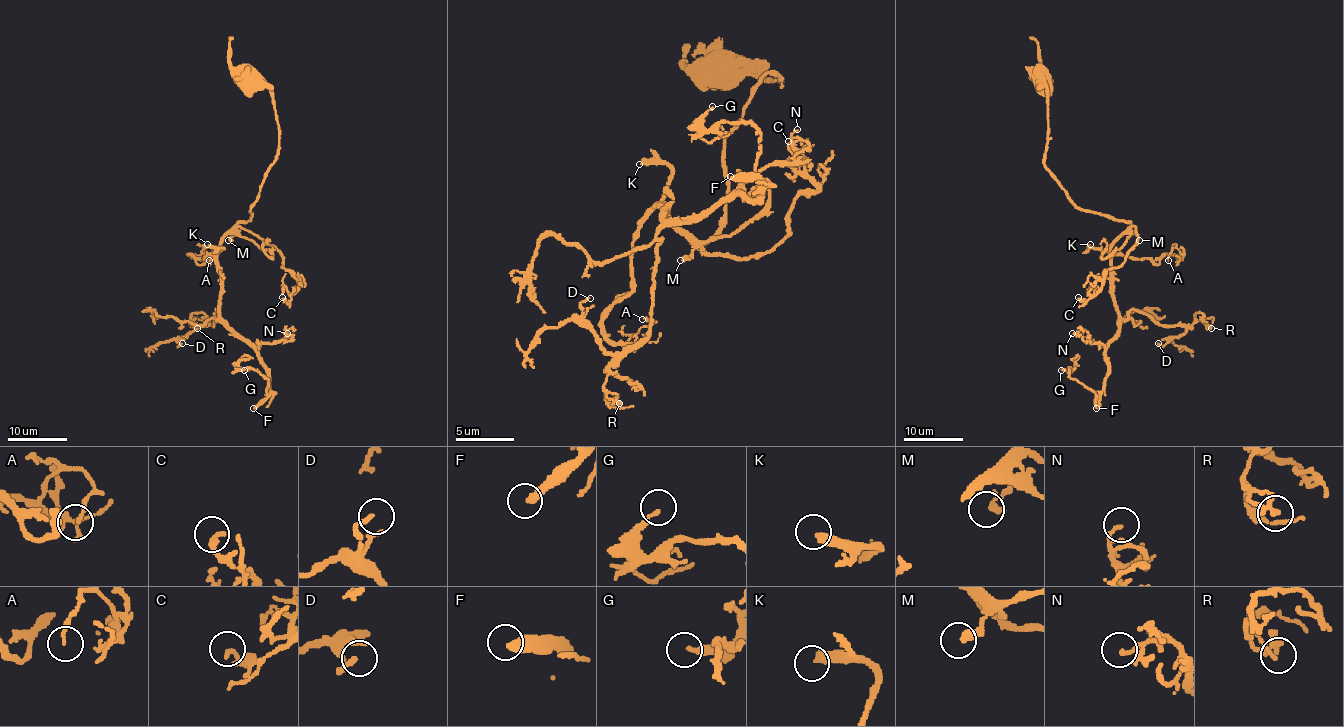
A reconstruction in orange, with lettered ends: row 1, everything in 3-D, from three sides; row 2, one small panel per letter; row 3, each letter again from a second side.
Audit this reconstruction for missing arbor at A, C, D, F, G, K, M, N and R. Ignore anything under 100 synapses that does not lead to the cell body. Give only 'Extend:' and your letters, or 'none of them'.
Extend: F

